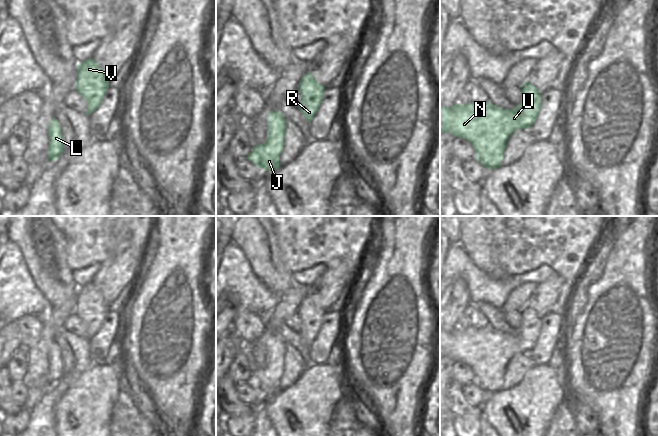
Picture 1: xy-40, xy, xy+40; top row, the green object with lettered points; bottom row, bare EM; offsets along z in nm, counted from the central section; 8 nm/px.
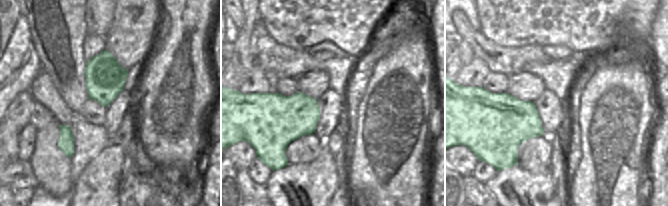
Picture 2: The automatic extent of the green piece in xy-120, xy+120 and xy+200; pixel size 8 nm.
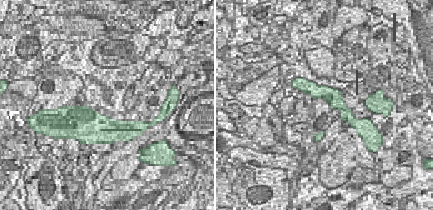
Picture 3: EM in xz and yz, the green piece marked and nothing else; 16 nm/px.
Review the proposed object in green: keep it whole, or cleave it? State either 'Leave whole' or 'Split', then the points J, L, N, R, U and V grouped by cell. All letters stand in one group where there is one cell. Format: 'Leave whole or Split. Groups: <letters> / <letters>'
Leave whole. Groups: J L N R U V

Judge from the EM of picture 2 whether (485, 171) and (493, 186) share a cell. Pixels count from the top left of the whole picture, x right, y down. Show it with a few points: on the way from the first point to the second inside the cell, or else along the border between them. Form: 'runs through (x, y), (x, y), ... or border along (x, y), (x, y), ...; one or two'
border along (498, 171), (484, 183); two

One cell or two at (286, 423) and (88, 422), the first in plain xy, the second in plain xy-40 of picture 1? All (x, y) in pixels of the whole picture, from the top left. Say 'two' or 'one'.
one

